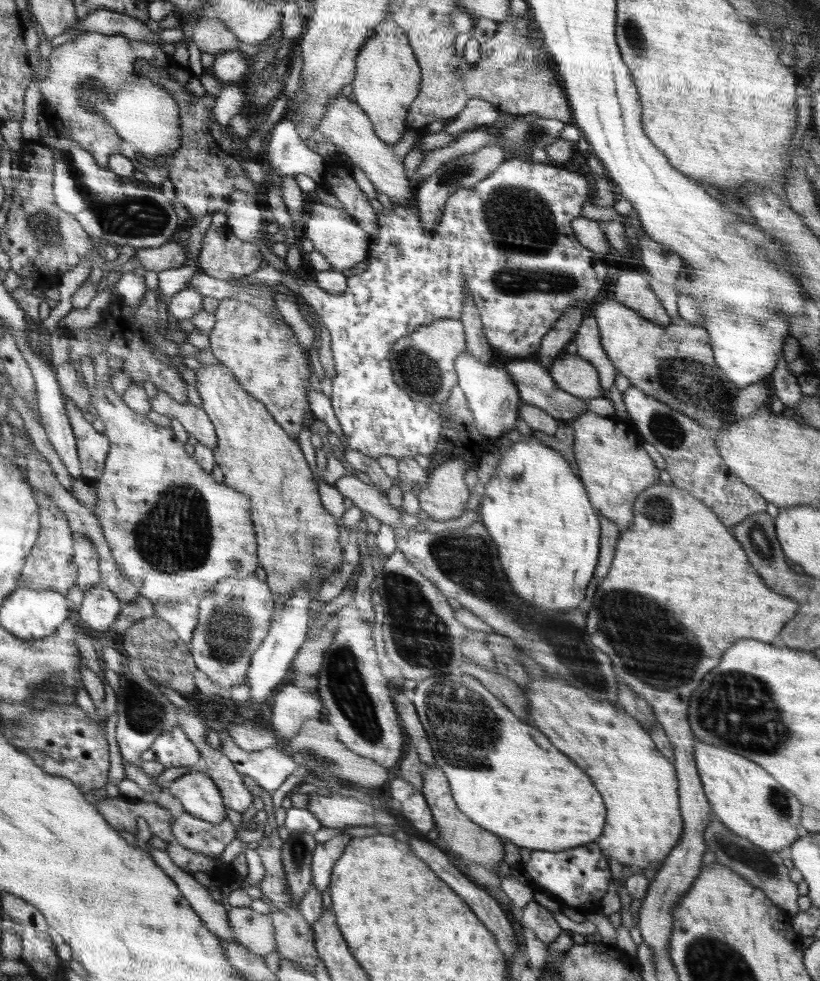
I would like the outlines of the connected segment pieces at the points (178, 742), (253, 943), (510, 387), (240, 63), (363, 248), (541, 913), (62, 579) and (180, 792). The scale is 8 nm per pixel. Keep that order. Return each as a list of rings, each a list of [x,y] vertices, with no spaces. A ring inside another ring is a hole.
[[[180,728],[162,732],[141,754],[141,762],[156,761],[165,768],[192,768],[200,760],[198,749]]]
[[[232,907],[227,915],[231,933],[243,947],[263,957],[277,952],[270,914],[258,913],[250,907]]]
[[[465,350],[456,359],[455,369],[459,380],[457,388],[465,394],[466,404],[472,411],[473,423],[482,439],[490,438],[491,441],[495,442],[509,429],[516,428],[516,418],[519,416],[518,410],[521,398],[506,367],[496,366],[493,368],[482,364]]]
[[[239,50],[219,52],[215,55],[212,68],[213,76],[216,76],[222,86],[242,80],[244,76],[248,76],[250,71],[248,58]]]
[[[321,201],[315,202],[306,214],[299,232],[304,233],[304,238],[312,240],[314,251],[324,255],[332,269],[344,271],[366,261],[368,248],[370,248],[369,236],[365,230],[358,226],[356,220],[348,212],[342,212],[340,209]]]
[[[534,900],[523,908],[520,922],[531,928],[538,940],[548,944],[564,932],[554,919],[553,913]]]
[[[38,490],[37,503],[40,505],[41,530],[37,536],[37,544],[32,548],[26,559],[23,587],[37,590],[56,590],[58,593],[68,594],[77,583],[78,569],[74,562],[74,529],[70,528],[69,517],[66,512],[46,494]]]
[[[192,770],[167,782],[164,790],[180,800],[184,810],[196,818],[213,825],[220,824],[227,818],[219,788],[206,773]]]

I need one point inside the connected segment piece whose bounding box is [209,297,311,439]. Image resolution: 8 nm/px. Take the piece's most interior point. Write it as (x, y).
(259, 347)

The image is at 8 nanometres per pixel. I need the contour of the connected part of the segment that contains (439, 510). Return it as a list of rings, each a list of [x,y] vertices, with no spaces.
[[[473,456],[454,458],[429,470],[427,485],[416,495],[430,519],[444,521],[464,514],[470,494],[464,474],[472,463],[476,463]]]

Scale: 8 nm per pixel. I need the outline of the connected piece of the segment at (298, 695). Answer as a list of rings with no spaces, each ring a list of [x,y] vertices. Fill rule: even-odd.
[[[289,683],[274,693],[272,729],[278,738],[294,738],[306,720],[322,716],[323,700],[317,690],[307,692]]]

